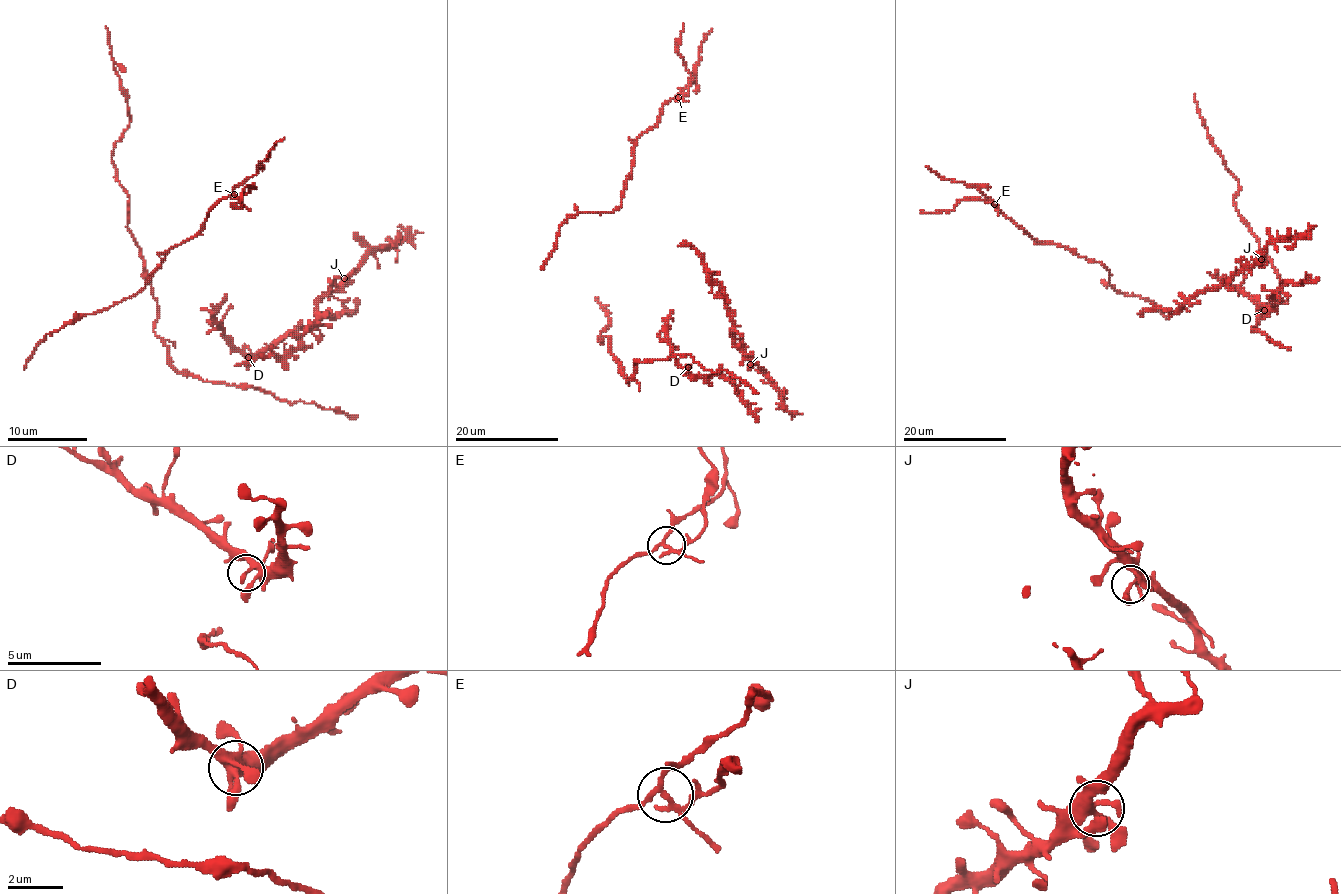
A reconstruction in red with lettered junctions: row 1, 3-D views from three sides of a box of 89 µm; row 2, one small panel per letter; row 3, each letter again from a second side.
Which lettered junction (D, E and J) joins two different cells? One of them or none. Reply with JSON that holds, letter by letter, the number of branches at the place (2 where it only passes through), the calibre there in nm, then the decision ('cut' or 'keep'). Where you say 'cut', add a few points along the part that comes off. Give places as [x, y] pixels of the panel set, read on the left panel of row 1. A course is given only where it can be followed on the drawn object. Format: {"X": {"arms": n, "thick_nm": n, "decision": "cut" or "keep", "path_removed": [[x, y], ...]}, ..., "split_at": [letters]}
{"D": {"arms": 4, "thick_nm": 300, "decision": "keep"}, "E": {"arms": 4, "thick_nm": 170, "decision": "cut", "path_removed": [[234, 195], [240, 197], [250, 191], [252, 185], [244, 189], [242, 199], [232, 207], [230, 205], [240, 205]]}, "J": {"arms": 4, "thick_nm": 340, "decision": "keep"}, "split_at": ["E"]}

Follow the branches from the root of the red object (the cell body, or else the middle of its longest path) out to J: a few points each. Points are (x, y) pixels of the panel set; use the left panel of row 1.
J: (328, 292), (334, 292), (346, 280), (344, 278)

